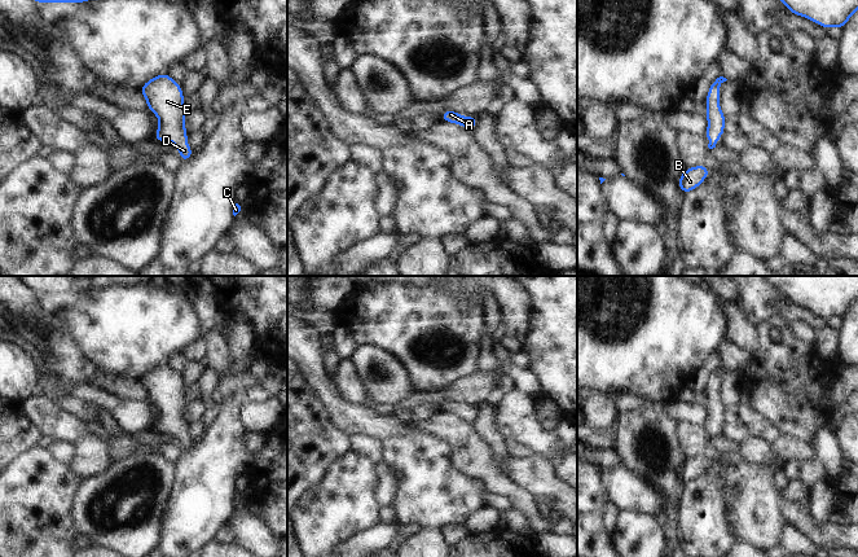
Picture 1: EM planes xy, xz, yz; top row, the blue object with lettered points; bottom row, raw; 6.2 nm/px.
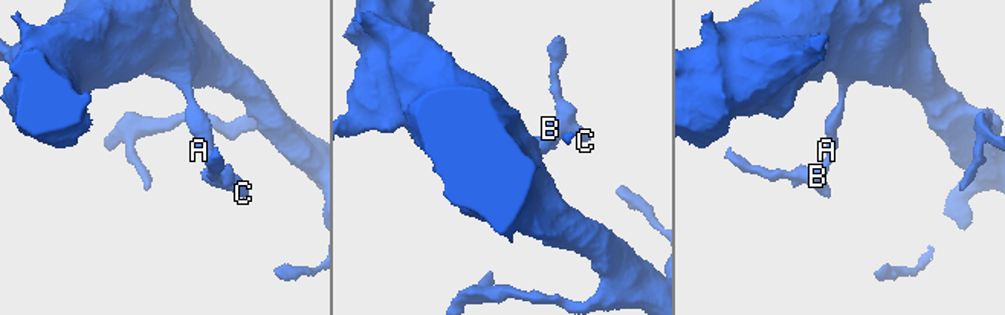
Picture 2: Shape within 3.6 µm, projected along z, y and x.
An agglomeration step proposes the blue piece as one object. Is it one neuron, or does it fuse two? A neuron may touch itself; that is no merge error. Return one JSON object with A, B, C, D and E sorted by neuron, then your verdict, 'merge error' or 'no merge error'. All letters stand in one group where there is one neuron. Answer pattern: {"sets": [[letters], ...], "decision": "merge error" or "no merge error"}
{"sets": [["A", "B", "C", "D", "E"]], "decision": "no merge error"}

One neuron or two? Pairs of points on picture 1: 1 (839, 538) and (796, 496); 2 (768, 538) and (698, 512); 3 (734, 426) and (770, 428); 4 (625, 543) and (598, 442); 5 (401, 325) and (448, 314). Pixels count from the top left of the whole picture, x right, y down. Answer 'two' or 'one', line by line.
1: two
2: two
3: one
4: two
5: one

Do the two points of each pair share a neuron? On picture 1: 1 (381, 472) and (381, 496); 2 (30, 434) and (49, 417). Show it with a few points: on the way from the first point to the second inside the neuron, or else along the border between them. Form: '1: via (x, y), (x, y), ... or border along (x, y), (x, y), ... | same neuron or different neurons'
1: via (382, 478), (382, 490) | same neuron
2: border along (18, 404), (22, 413), (40, 433) | different neurons

